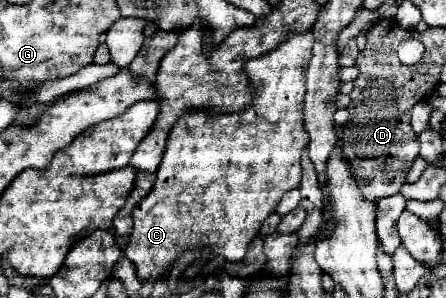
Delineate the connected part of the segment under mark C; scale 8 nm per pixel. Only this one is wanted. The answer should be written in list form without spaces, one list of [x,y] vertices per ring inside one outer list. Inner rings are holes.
[[[301,33],[301,35],[289,35],[289,39],[285,43],[281,43],[275,51],[267,53],[267,55],[261,55],[257,59],[251,59],[245,63],[245,73],[251,77],[251,83],[253,87],[257,89],[255,93],[255,99],[253,99],[253,105],[239,111],[239,113],[227,113],[227,115],[209,115],[207,111],[195,111],[195,109],[187,109],[181,119],[173,125],[173,131],[169,133],[169,143],[167,143],[167,149],[165,149],[165,155],[163,155],[163,161],[159,165],[159,171],[157,171],[157,181],[153,185],[153,189],[149,191],[147,197],[143,197],[139,201],[139,205],[133,209],[133,229],[131,229],[131,235],[129,235],[129,241],[127,241],[127,247],[125,247],[125,257],[135,265],[137,269],[137,277],[141,281],[159,281],[159,279],[165,279],[171,275],[171,269],[173,265],[177,263],[179,255],[183,251],[197,251],[197,249],[205,249],[209,247],[211,254],[198,255],[193,261],[188,263],[190,266],[193,263],[208,261],[216,257],[222,257],[226,262],[239,263],[243,261],[245,257],[245,251],[249,247],[249,243],[259,235],[259,229],[263,225],[263,221],[275,213],[277,209],[277,203],[281,199],[281,195],[285,191],[291,191],[295,187],[299,187],[299,181],[301,181],[301,165],[299,165],[299,157],[301,157],[301,151],[307,147],[307,141],[309,141],[309,135],[305,131],[305,123],[303,123],[303,105],[305,105],[305,71],[307,71],[307,63],[311,59],[311,47],[313,47],[313,33]]]

